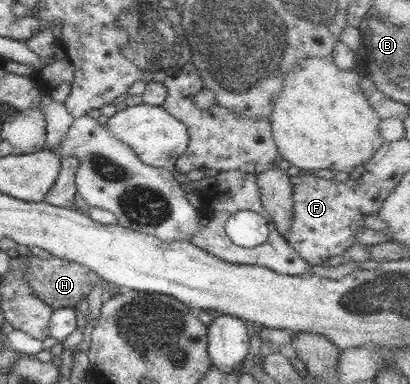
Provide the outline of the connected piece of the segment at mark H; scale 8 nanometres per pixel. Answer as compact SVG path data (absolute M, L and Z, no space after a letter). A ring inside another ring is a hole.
M31 255L27 257L24 264L26 264L24 279L27 286L39 300L46 302L53 311L61 308L73 309L102 282L102 278L93 270L89 270L87 266L64 258L52 256L49 259L41 259Z

